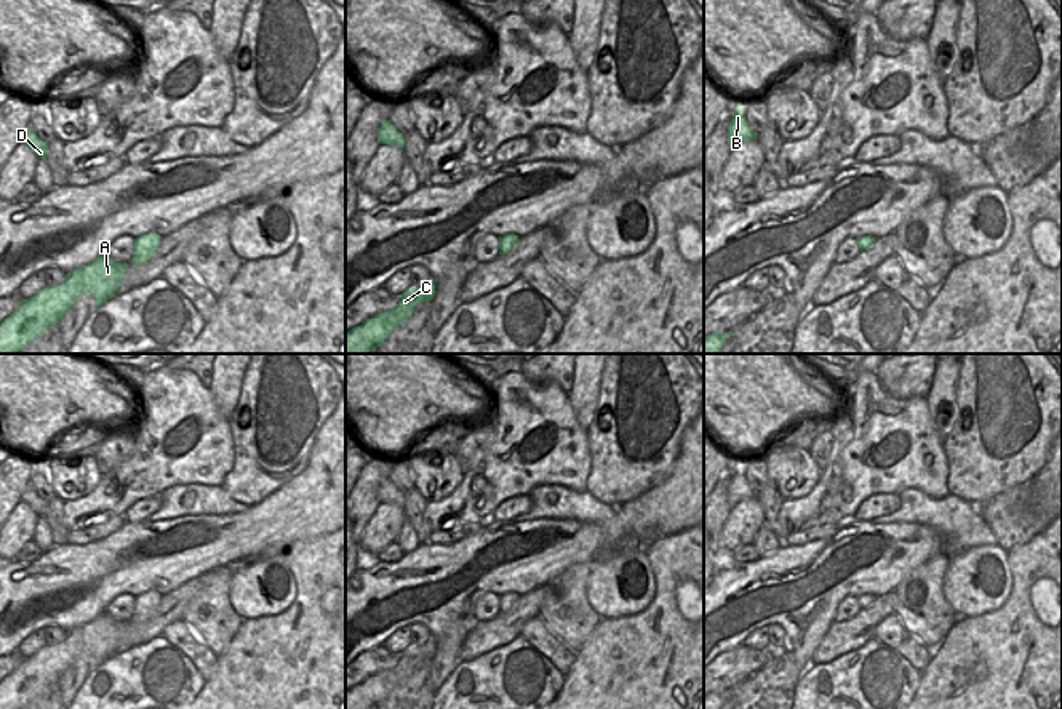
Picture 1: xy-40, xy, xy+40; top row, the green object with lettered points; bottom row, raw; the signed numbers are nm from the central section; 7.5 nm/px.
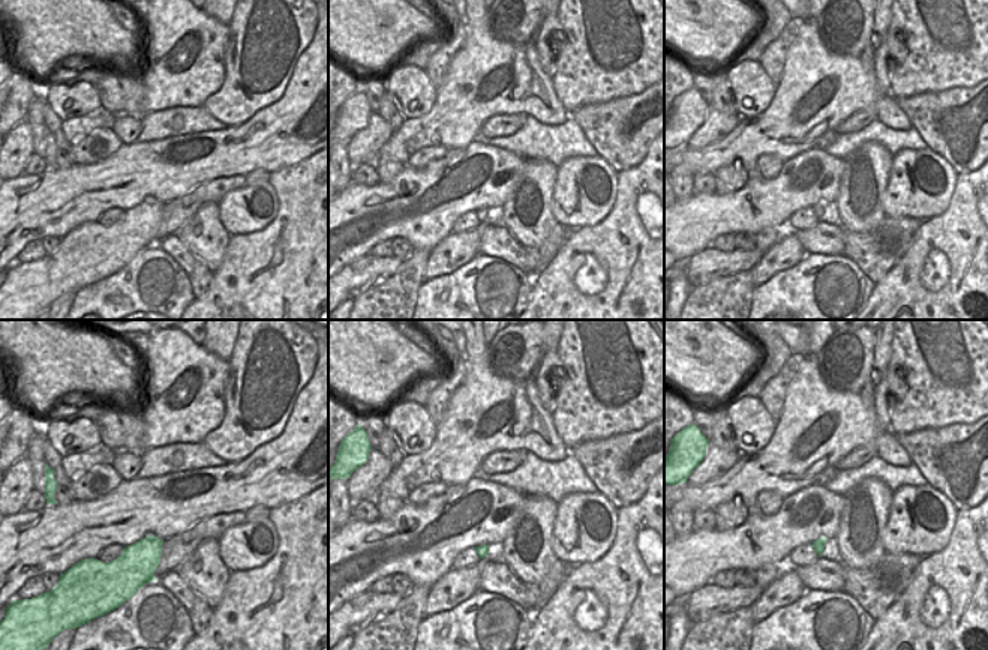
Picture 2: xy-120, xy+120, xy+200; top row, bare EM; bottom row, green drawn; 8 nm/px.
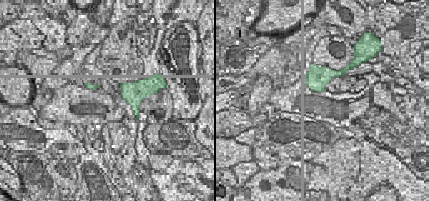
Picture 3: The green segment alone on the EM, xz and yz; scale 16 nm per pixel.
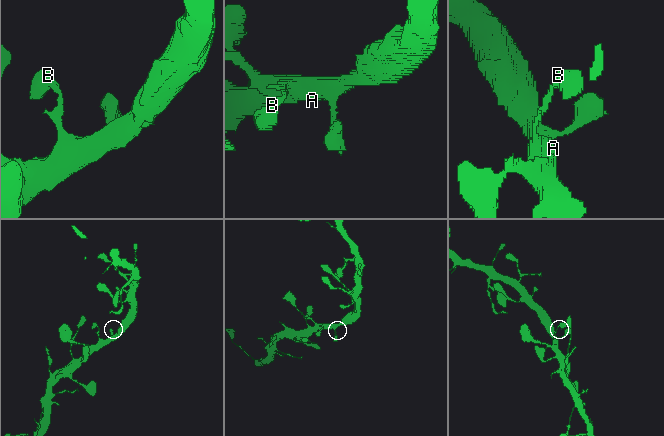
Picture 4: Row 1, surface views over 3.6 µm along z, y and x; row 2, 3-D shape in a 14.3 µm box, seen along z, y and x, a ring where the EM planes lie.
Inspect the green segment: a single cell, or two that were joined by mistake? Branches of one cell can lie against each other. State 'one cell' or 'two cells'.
one cell

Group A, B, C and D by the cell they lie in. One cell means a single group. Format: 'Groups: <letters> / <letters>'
Groups: A B C D

